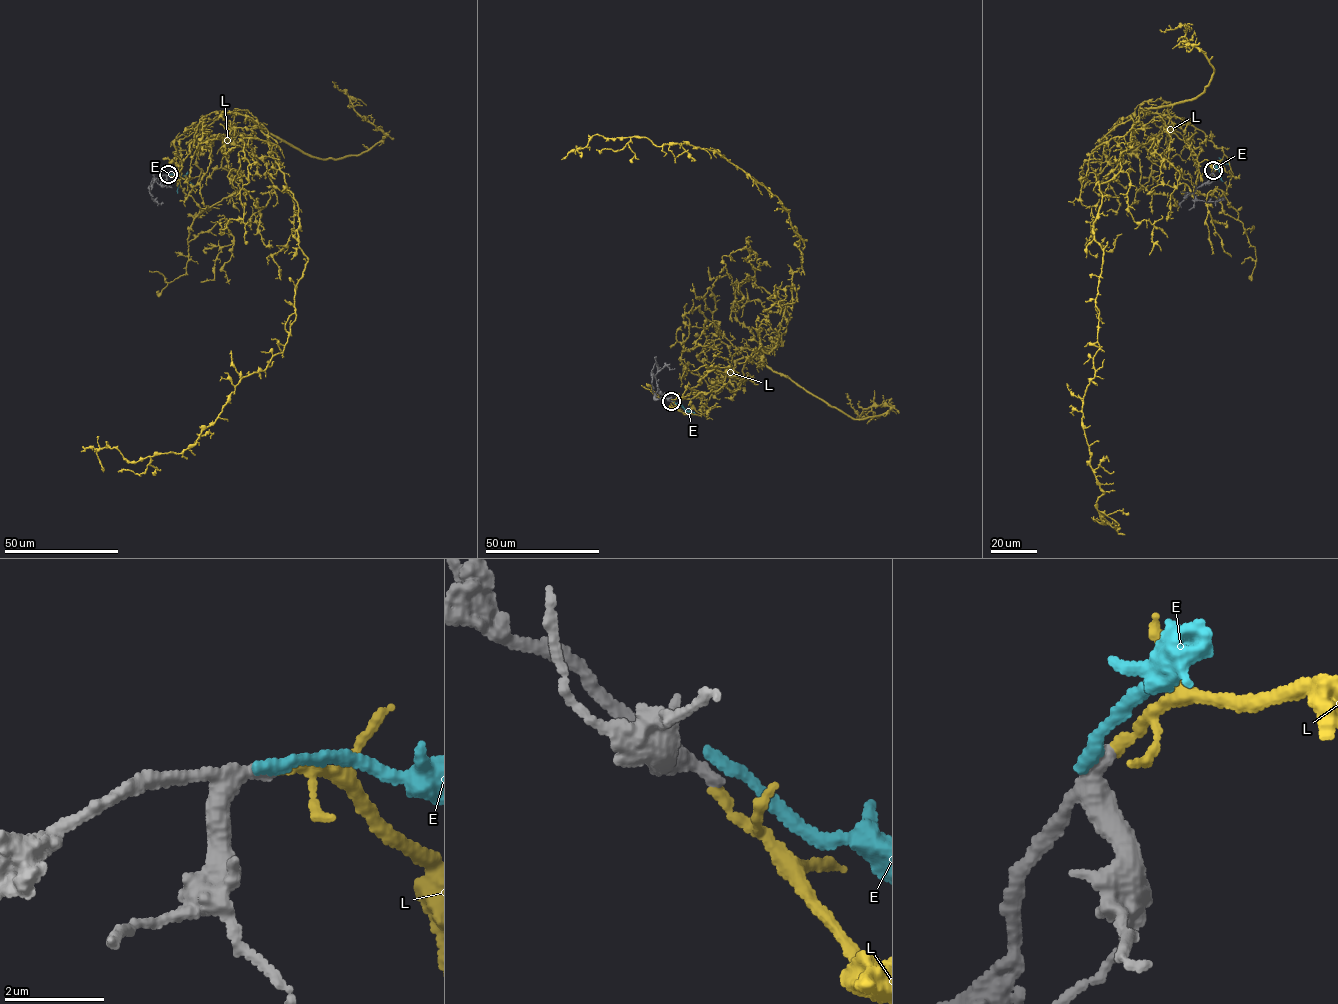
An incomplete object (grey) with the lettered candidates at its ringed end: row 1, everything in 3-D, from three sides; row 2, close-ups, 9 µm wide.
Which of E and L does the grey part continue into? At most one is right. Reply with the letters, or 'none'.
L

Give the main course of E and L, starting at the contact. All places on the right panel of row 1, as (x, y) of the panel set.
E: (1212, 171), (1222, 161), (1229, 165)
L: (1214, 171), (1233, 174), (1223, 149), (1145, 108), (1099, 184), (1082, 421), (1104, 493), (1093, 520), (1125, 534)

